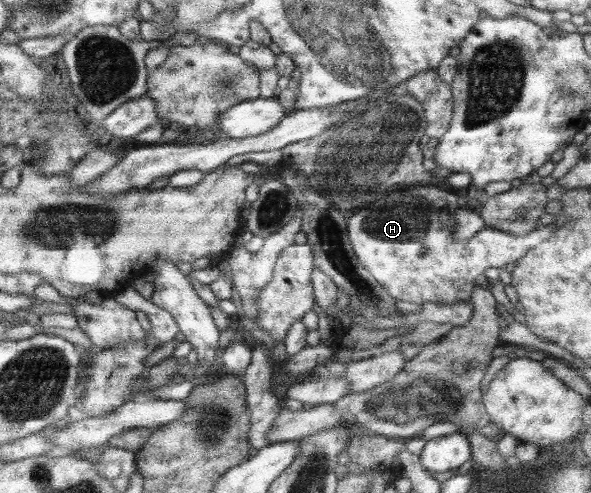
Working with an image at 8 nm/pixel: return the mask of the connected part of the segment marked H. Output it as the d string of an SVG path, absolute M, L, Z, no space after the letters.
M438 184L392 185L378 199L364 201L362 205L343 212L346 222L346 235L358 263L378 282L386 293L394 299L410 303L438 303L450 305L456 301L468 301L474 288L474 279L488 267L504 268L522 257L522 254L538 243L546 241L554 233L554 224L540 225L534 231L520 237L502 233L492 227L484 227L466 240L455 239L452 235L454 212L462 201L460 193L448 190Z

